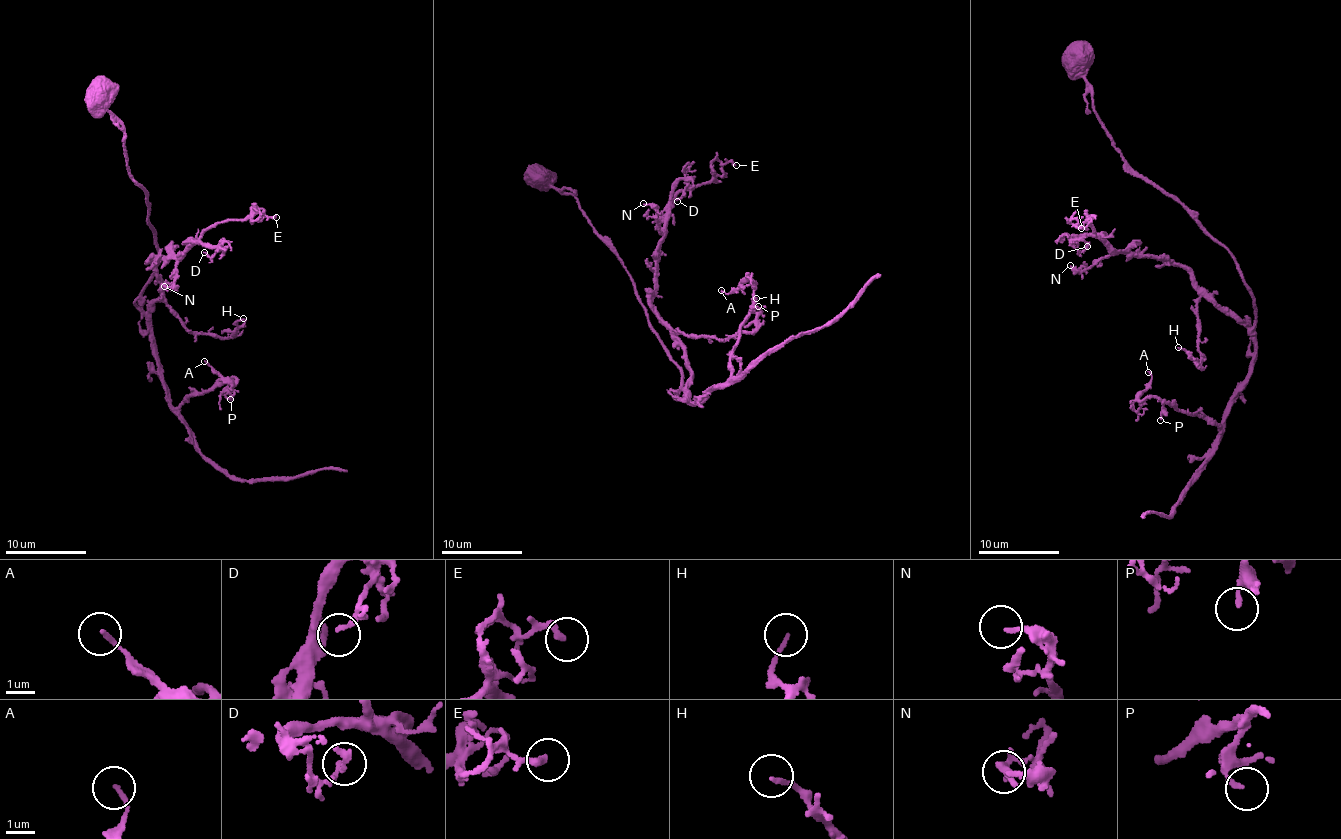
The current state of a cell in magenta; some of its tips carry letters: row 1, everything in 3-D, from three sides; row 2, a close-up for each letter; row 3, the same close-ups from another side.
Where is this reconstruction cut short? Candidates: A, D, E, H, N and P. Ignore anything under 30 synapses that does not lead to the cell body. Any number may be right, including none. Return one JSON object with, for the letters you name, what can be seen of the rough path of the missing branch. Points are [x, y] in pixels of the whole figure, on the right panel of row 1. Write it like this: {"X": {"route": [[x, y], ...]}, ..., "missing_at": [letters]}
{"missing_at": []}

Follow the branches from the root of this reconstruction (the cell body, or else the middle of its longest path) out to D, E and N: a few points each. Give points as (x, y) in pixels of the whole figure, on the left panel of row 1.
D: (106, 95), (158, 244), (142, 308), (164, 293), (150, 259), (217, 246), (204, 252)
E: (106, 95), (158, 244), (144, 310), (162, 299), (166, 283), (150, 259), (176, 258), (218, 223), (276, 217)
N: (106, 95), (158, 244), (144, 310), (162, 299), (166, 283), (150, 259), (178, 259), (174, 286), (164, 286)

